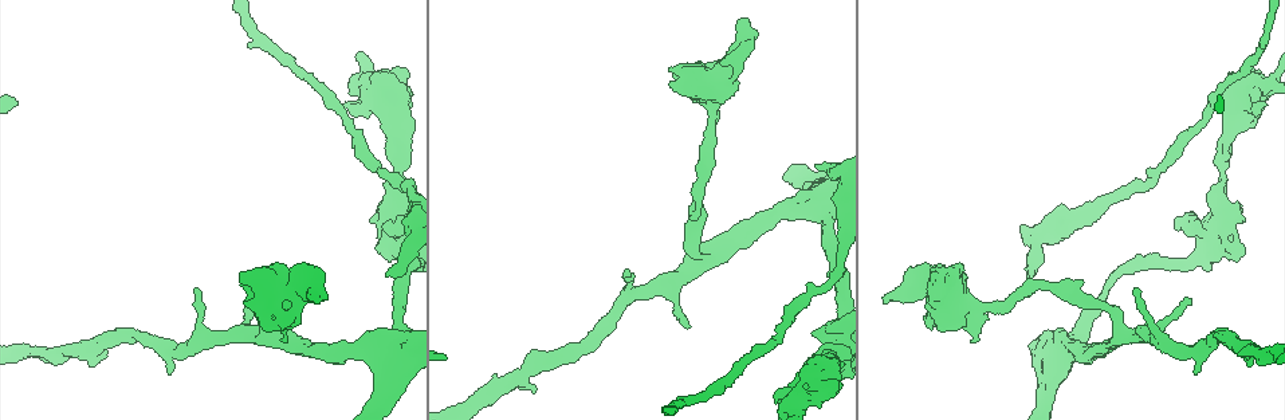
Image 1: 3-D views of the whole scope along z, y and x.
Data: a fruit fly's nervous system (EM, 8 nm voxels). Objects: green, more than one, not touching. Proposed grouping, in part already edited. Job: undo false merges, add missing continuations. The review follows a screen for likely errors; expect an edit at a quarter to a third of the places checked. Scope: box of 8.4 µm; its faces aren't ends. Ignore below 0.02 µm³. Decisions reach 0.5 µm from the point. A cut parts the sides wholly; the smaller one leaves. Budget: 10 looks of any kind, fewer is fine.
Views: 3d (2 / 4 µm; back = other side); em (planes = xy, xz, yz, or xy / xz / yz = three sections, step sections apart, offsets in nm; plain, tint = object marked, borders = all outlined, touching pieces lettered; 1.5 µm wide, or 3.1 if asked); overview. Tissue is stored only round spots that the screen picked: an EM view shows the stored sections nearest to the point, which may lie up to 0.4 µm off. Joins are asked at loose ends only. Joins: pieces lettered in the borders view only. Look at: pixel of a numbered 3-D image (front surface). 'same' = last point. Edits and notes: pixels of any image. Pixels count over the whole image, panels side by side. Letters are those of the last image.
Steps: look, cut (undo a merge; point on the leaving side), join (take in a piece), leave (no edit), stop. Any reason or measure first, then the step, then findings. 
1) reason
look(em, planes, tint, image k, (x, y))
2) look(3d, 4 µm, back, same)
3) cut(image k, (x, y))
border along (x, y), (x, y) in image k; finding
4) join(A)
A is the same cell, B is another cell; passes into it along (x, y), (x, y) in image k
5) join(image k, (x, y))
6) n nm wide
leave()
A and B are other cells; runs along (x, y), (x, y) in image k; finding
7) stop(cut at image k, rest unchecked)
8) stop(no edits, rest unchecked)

a fork
look(em, planes, plain, image 1, (960, 305))

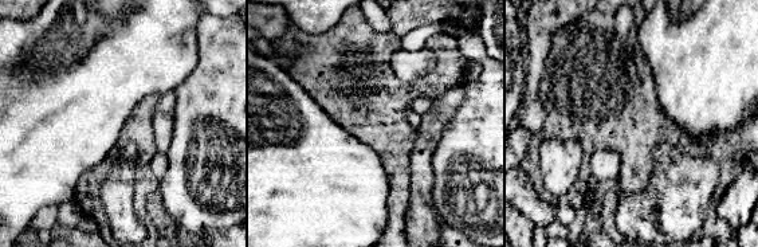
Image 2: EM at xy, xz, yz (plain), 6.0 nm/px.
look(em, planes, borders, same)

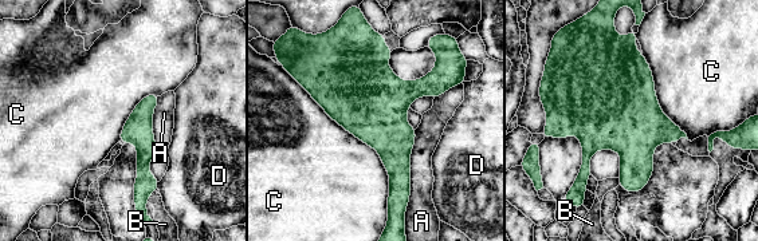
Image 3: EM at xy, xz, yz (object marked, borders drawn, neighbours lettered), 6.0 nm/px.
leave()
A, B, C and D are other cells; border along (294, 79), (377, 153), (388, 216) in image 3; all the same neuron

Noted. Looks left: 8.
tapers out
look(em, planes, borders, image 1, (1186, 300))

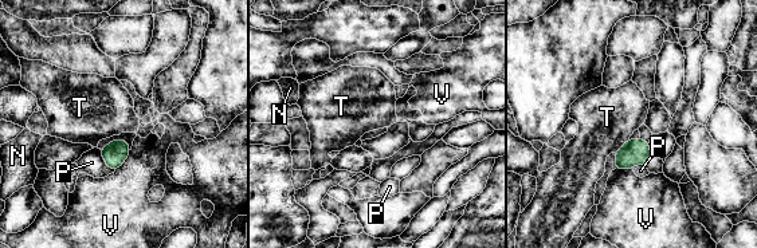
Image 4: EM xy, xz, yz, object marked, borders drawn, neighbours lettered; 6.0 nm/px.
150 nm wide
leave()
N, P, T and V are other cells; border along (628, 138), (618, 149) in image 4; no lettered piece goes on from it

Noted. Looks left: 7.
branch stops here
look(3d, 4 µm, back, image 1, (387, 277))

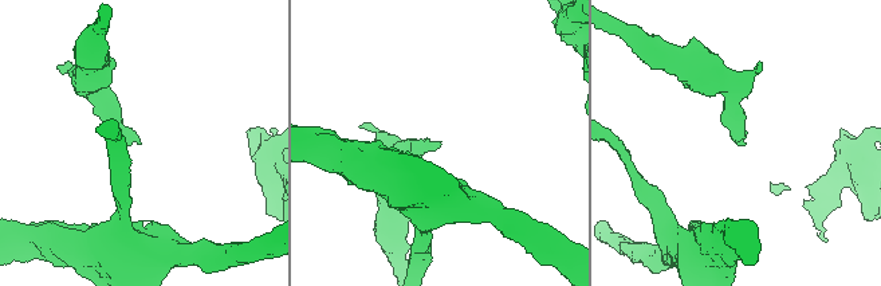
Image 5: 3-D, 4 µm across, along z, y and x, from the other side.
look(em, planes, borders, image 5, (438, 145))

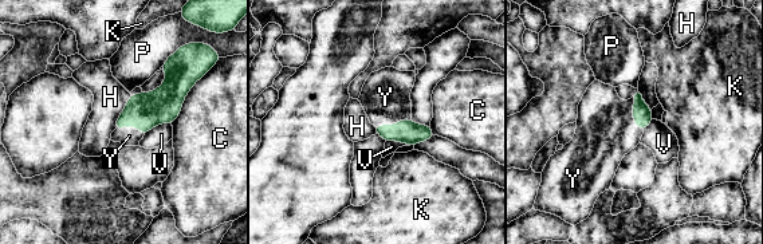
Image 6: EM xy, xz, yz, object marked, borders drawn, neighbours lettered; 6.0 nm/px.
C touches over 340 nm
join(Y)
Y is the same cell, C, H, K, P and V are other cells; passes into it along (406, 132), (392, 125), (385, 97) in image 6; it goes on there

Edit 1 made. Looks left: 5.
sudden change in width
look(em, planes, tint, image 1, (399, 139))

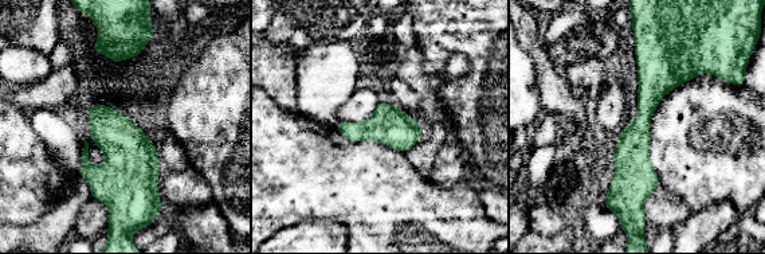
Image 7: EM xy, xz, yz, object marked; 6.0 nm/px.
look(em, planes, borders, same)

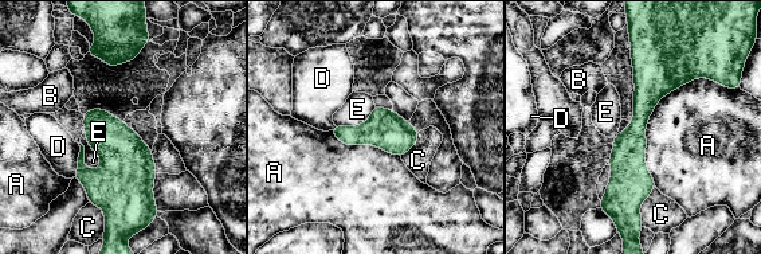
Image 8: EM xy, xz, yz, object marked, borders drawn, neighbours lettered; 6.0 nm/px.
200 nm wide
leave()
A, B, C, D and E are other cells; border along (713, 79), (650, 116), (655, 187) in image 8; all the same neuron

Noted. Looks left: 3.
stop(join at image 6, rest unchecked)

